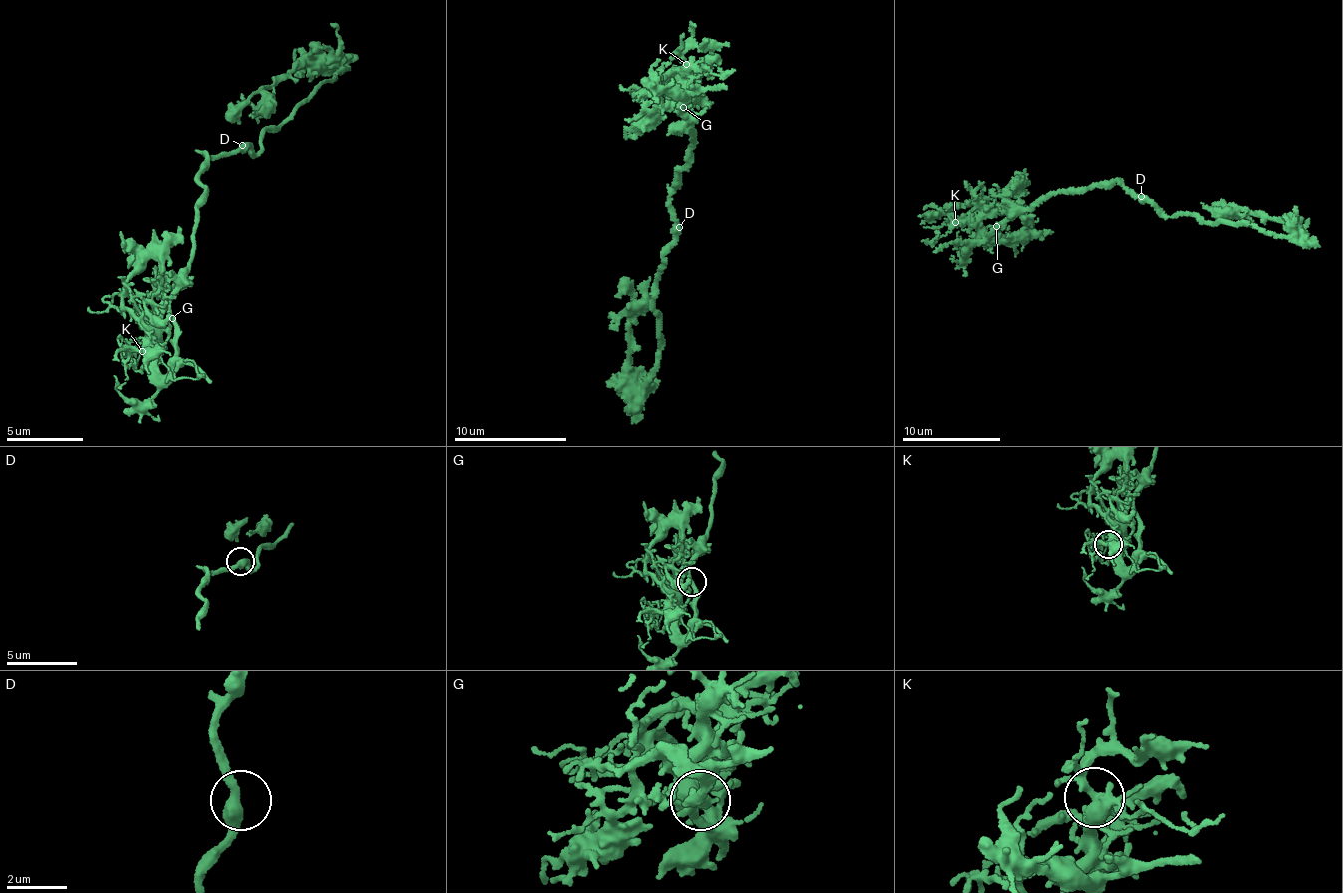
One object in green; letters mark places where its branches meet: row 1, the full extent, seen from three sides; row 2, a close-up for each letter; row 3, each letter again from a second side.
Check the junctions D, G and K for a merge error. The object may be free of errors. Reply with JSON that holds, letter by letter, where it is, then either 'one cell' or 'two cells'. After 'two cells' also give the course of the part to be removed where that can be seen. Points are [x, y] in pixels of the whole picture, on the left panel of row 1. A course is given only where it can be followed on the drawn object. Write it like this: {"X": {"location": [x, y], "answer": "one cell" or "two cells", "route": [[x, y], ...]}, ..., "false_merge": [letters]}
{"D": {"location": [242, 145], "answer": "one cell"}, "G": {"location": [172, 318], "answer": "one cell"}, "K": {"location": [142, 351], "answer": "one cell"}, "false_merge": []}

